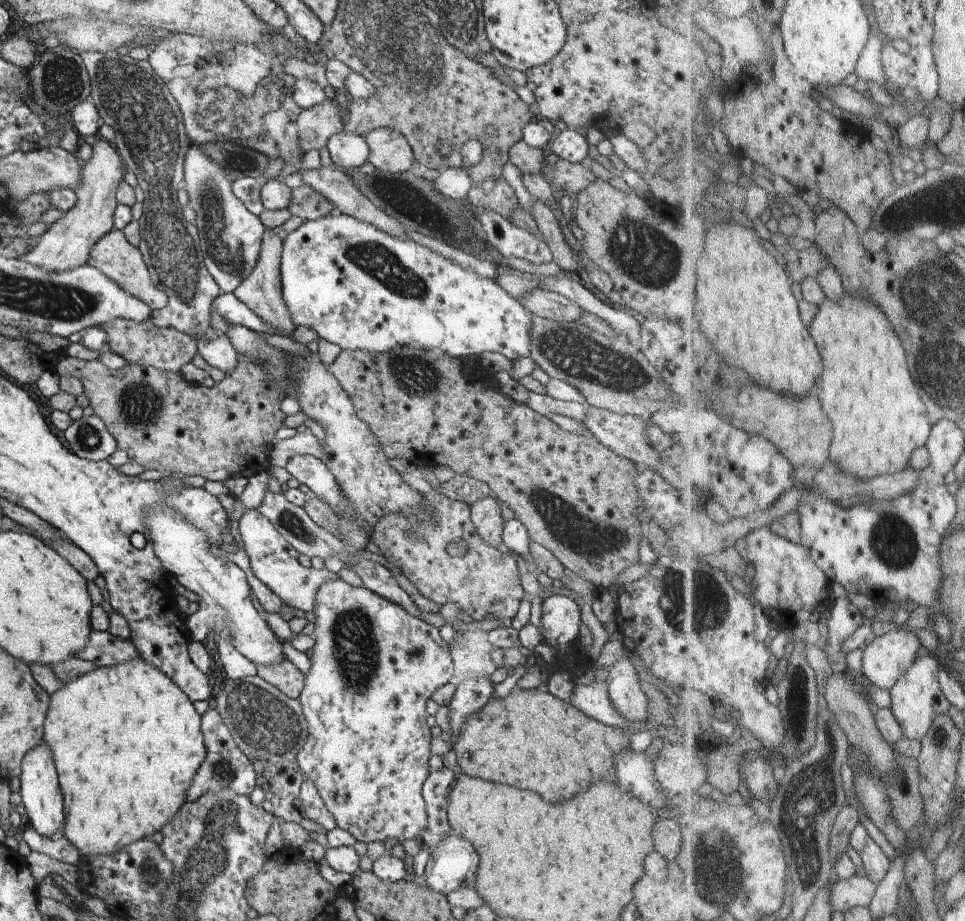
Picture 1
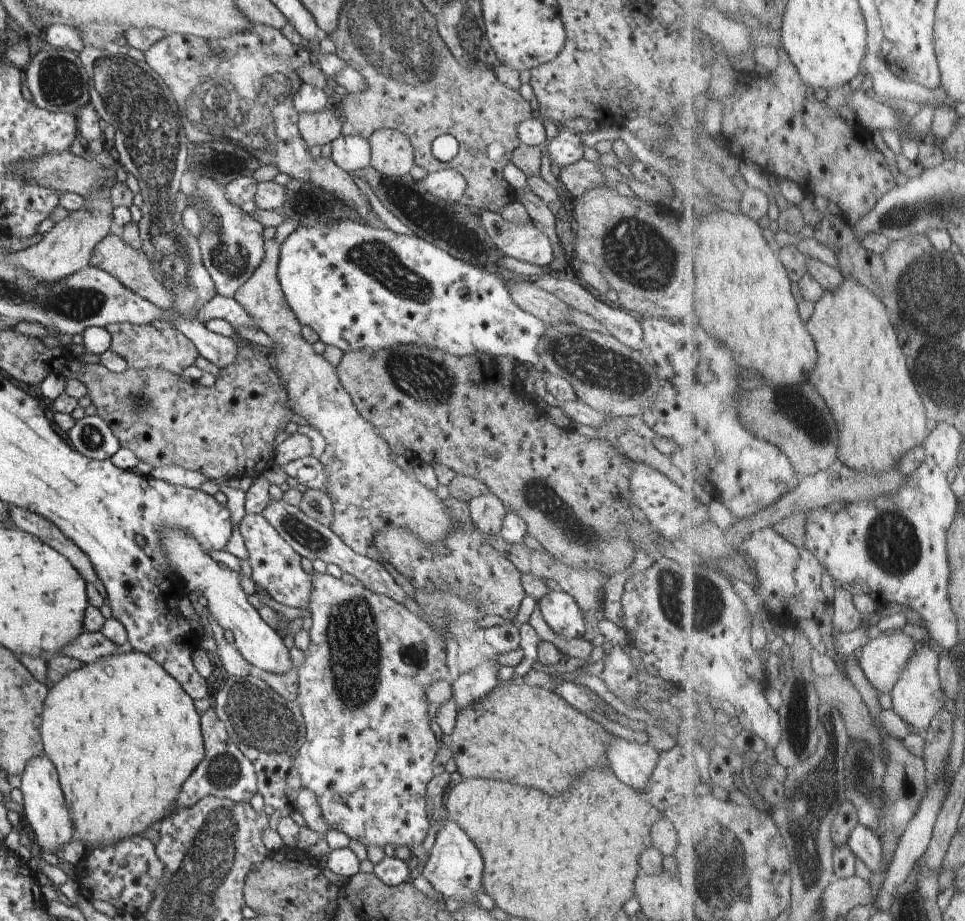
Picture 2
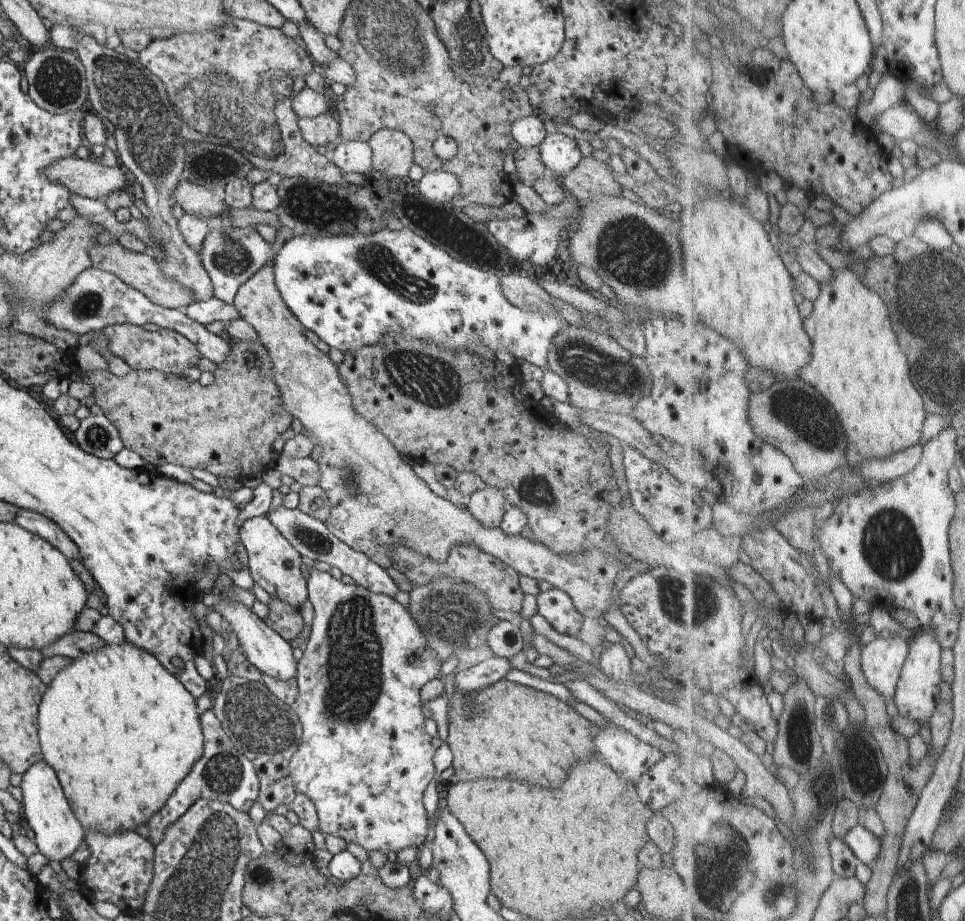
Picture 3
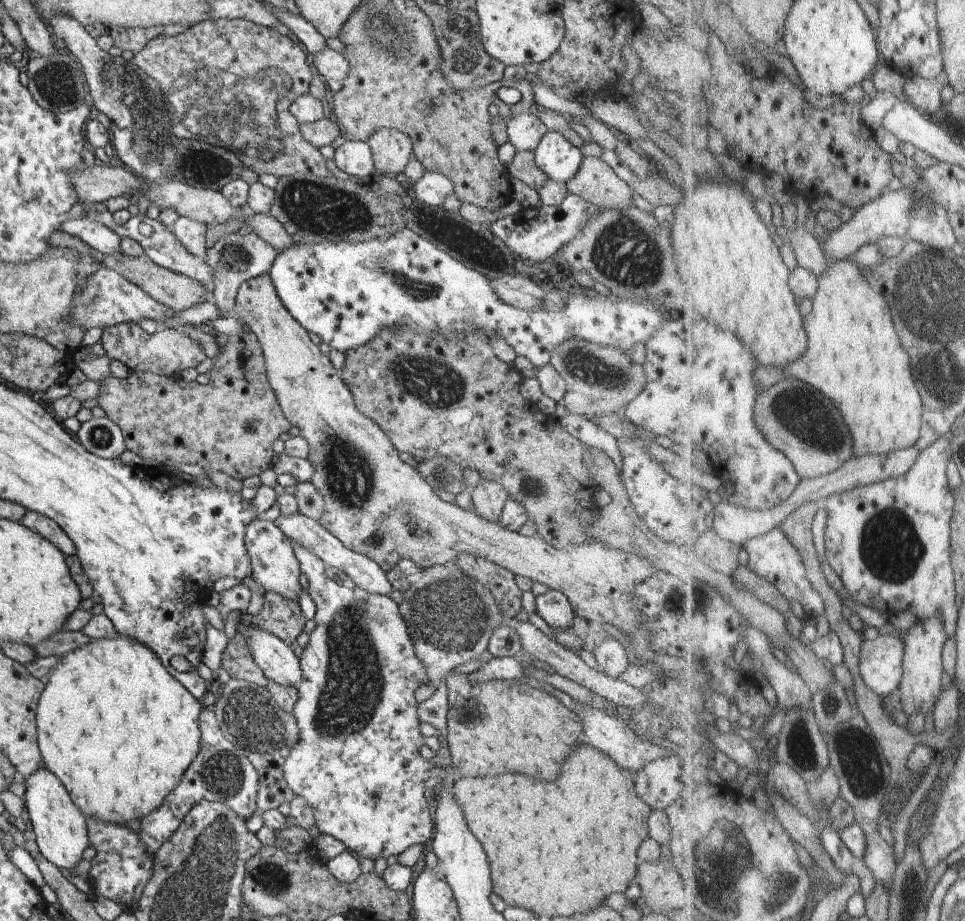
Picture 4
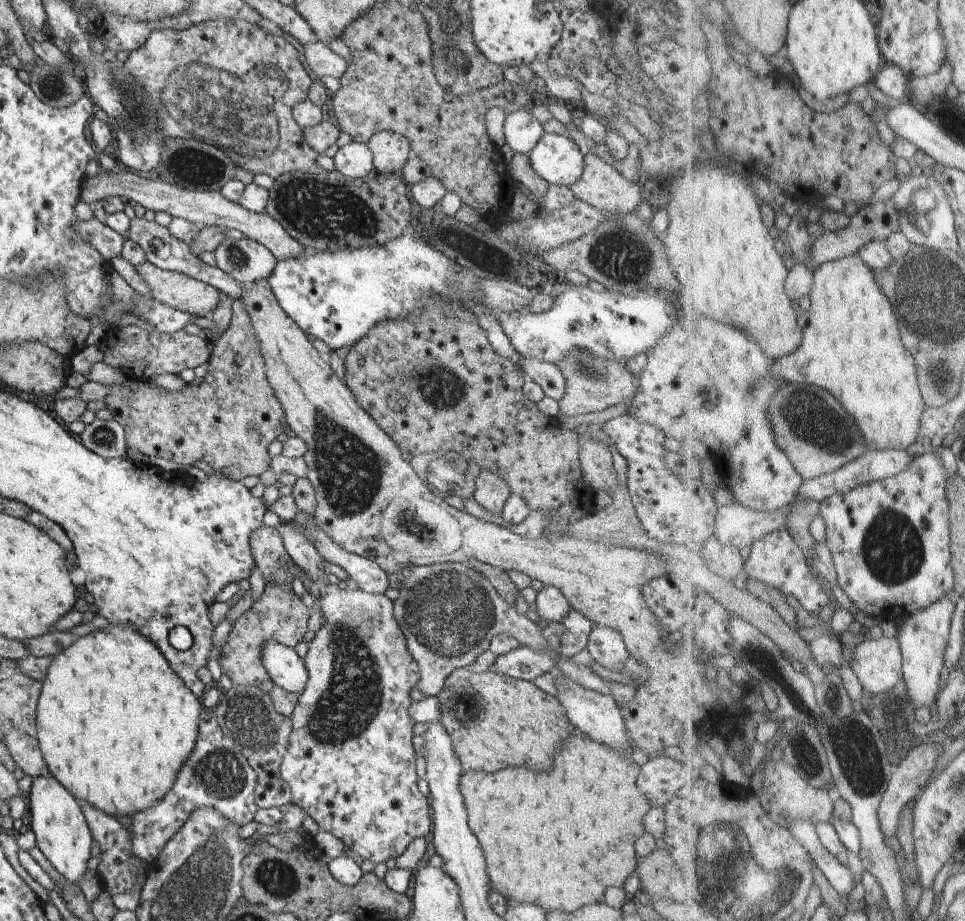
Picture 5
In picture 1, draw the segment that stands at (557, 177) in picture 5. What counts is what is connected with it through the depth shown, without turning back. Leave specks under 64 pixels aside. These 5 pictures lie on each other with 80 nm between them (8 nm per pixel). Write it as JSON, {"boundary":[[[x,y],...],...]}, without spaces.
{"boundary":[[[567,128],[553,135],[552,157],[571,163],[584,163],[588,160],[588,144],[586,136]]]}

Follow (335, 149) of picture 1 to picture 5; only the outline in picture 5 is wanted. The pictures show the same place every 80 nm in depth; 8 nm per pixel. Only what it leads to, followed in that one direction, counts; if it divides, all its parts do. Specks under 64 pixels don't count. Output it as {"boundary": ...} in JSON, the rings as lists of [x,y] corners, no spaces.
{"boundary":[[[351,141],[339,148],[333,157],[336,170],[352,178],[362,178],[373,168],[373,154],[366,142]]]}

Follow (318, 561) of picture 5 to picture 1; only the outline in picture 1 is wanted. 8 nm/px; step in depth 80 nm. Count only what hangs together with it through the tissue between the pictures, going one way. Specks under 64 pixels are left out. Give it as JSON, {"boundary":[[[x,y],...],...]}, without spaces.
{"boundary":[[[338,578],[336,580],[328,580],[328,582],[324,582],[318,588],[314,598],[313,611],[316,621],[311,636],[316,642],[311,649],[312,655],[309,657],[310,670],[304,674],[304,689],[298,696],[308,728],[308,737],[297,753],[297,758],[295,759],[297,768],[303,776],[303,780],[310,780],[316,786],[326,810],[334,816],[337,827],[350,832],[356,841],[367,844],[377,840],[384,842],[388,838],[395,838],[396,842],[401,845],[405,840],[416,840],[420,836],[420,832],[426,828],[426,824],[428,824],[423,786],[430,772],[428,761],[432,756],[430,749],[433,738],[427,724],[429,714],[426,711],[426,703],[431,698],[434,690],[448,683],[452,678],[454,668],[449,644],[441,638],[439,628],[428,624],[418,614],[412,615],[393,601],[386,600],[386,598],[362,586],[354,588],[354,586],[350,586],[350,584],[346,584],[346,582]]]}

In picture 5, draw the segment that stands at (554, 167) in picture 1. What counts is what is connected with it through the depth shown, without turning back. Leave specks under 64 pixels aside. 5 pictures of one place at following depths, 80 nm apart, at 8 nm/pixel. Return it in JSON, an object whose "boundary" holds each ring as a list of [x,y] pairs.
{"boundary":[[[587,154],[584,157],[583,171],[580,178],[569,186],[576,199],[580,199],[604,214],[611,216],[625,215],[637,212],[637,206],[644,200],[639,184],[634,184],[623,178],[612,164],[606,163],[596,154]]]}

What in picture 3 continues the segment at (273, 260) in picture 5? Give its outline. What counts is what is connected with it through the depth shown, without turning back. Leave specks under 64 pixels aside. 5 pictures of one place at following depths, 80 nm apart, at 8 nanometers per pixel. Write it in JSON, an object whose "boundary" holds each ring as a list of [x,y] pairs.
{"boundary":[[[255,225],[215,228],[206,235],[199,252],[200,261],[211,278],[214,297],[227,303],[232,303],[239,287],[276,256],[272,244],[262,239]]]}

